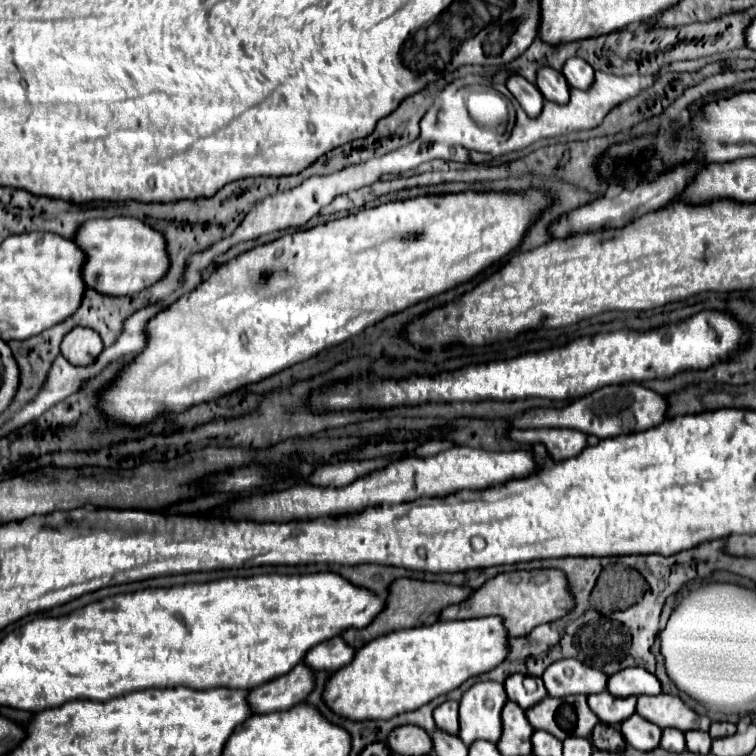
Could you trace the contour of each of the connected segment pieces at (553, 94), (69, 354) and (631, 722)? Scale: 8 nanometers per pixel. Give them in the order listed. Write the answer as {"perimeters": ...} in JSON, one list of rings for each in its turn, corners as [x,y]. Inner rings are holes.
{"perimeters":[[[[540,68],[540,72],[536,72],[536,88],[540,88],[540,94],[556,104],[566,104],[568,102],[568,82],[562,76],[562,72],[554,70],[554,68]]],[[[72,328],[62,340],[62,356],[76,366],[92,364],[102,350],[102,338],[92,328]]],[[[632,714],[628,720],[624,720],[620,724],[620,732],[626,738],[626,742],[630,746],[634,746],[636,750],[650,752],[650,750],[660,746],[662,730],[656,724],[650,724],[648,720],[644,720],[638,714]]]]}

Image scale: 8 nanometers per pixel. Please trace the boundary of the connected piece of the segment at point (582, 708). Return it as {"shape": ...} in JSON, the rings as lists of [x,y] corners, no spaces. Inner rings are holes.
{"shape":[[[586,696],[544,698],[536,706],[526,710],[526,716],[534,730],[544,730],[566,740],[568,736],[590,738],[592,728],[598,724],[598,716],[588,708]]]}

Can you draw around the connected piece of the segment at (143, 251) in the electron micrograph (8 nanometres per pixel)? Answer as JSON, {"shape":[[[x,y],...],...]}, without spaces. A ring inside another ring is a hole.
{"shape":[[[130,216],[88,220],[80,226],[80,232],[74,236],[74,240],[86,252],[84,282],[88,288],[94,288],[98,292],[112,296],[136,294],[160,282],[164,278],[164,272],[168,272],[170,260],[164,236],[160,236],[156,228],[150,228],[142,220]]]}

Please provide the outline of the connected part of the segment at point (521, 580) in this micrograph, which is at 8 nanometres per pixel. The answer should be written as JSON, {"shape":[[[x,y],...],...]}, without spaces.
{"shape":[[[554,568],[514,570],[514,572],[498,574],[496,578],[488,580],[482,588],[472,592],[468,600],[444,608],[444,612],[440,614],[440,620],[464,620],[464,618],[498,614],[504,618],[510,638],[516,638],[516,636],[530,634],[540,624],[564,618],[572,608],[574,608],[572,590],[568,588],[568,580],[564,572],[560,572],[558,568],[556,570]]]}

